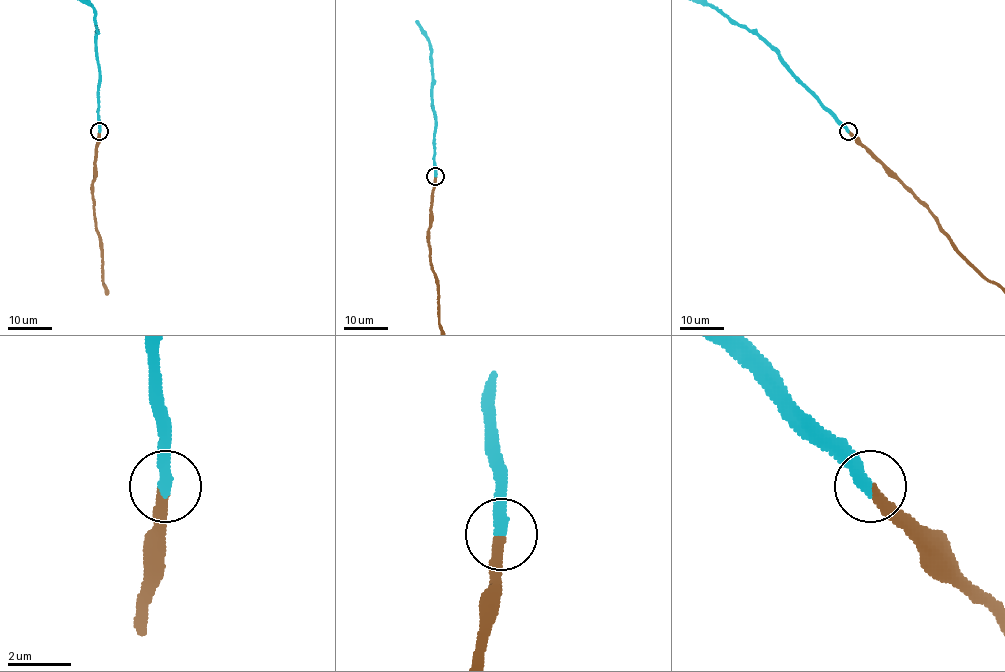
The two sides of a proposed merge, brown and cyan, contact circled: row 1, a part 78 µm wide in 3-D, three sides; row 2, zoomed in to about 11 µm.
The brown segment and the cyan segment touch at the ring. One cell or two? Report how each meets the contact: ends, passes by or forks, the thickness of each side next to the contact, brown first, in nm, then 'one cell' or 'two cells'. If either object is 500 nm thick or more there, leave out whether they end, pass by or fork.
brown ends there; cyan ends there; 340 nm thick on the brown side, 400 nm on the other; one cell

